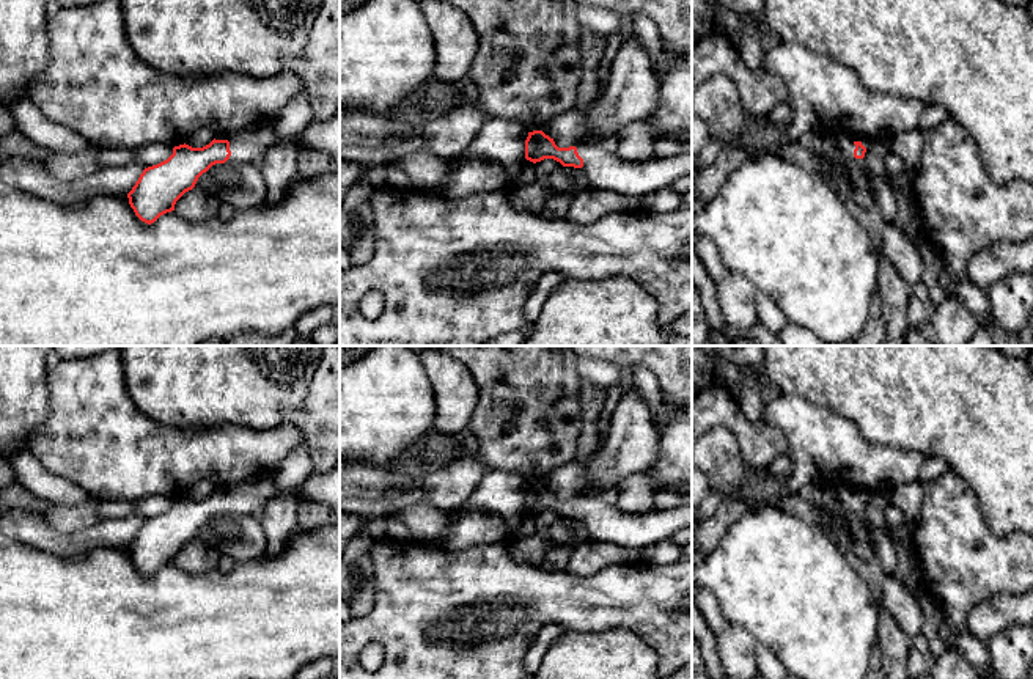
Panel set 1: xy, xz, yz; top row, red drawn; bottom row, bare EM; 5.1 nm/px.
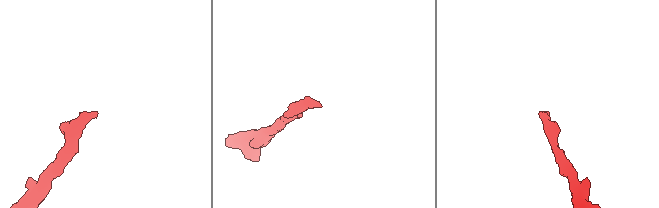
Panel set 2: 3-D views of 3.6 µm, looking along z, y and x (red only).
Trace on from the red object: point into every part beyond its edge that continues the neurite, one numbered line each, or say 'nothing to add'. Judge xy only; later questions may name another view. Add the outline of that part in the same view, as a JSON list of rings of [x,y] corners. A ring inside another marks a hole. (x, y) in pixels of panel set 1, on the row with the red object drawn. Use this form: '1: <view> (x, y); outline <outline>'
1: xy (249, 145); outline [[[259,123],[226,137],[214,137],[215,140],[228,140],[231,156],[226,162],[259,162],[267,148],[274,145],[275,132],[267,123]]]

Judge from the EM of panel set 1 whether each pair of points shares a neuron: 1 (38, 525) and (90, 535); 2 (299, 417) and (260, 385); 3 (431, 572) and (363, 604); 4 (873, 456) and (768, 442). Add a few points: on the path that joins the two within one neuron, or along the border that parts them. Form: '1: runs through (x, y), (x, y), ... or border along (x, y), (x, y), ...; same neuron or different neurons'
1: runs through (51, 538), (54, 541), (77, 541); same neuron
2: border along (310, 378), (305, 400), (285, 407), (282, 420); different neurons
3: border along (373, 561), (374, 604), (367, 613), (356, 618); different neurons
4: border along (761, 418), (785, 437), (788, 453); different neurons

